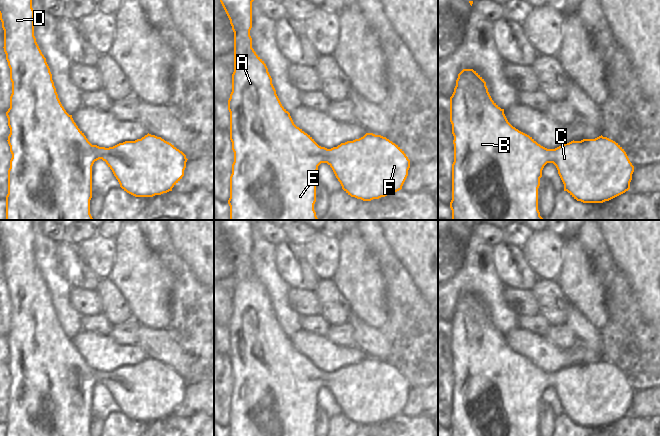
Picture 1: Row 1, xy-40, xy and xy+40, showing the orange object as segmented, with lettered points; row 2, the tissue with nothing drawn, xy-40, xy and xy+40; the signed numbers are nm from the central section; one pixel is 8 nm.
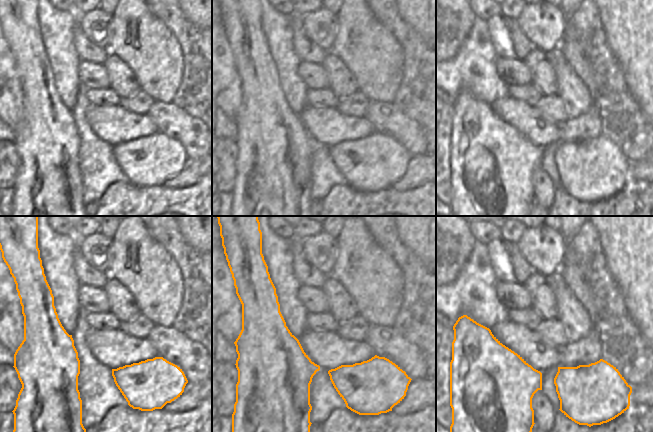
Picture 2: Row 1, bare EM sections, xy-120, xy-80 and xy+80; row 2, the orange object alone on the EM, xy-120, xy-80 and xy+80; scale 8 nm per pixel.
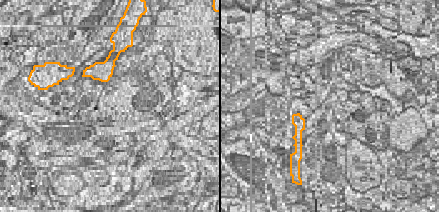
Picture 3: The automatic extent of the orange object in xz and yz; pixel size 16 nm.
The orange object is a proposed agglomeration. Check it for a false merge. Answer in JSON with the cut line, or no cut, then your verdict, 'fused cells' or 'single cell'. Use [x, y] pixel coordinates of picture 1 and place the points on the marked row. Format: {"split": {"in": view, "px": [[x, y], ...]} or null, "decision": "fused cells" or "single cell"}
{"split": {"in": "xy", "px": [[313, 144], [311, 150], [322, 154], [326, 162]]}, "decision": "fused cells"}

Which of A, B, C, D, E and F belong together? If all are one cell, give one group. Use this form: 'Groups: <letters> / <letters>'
Groups: A B D E / C F

